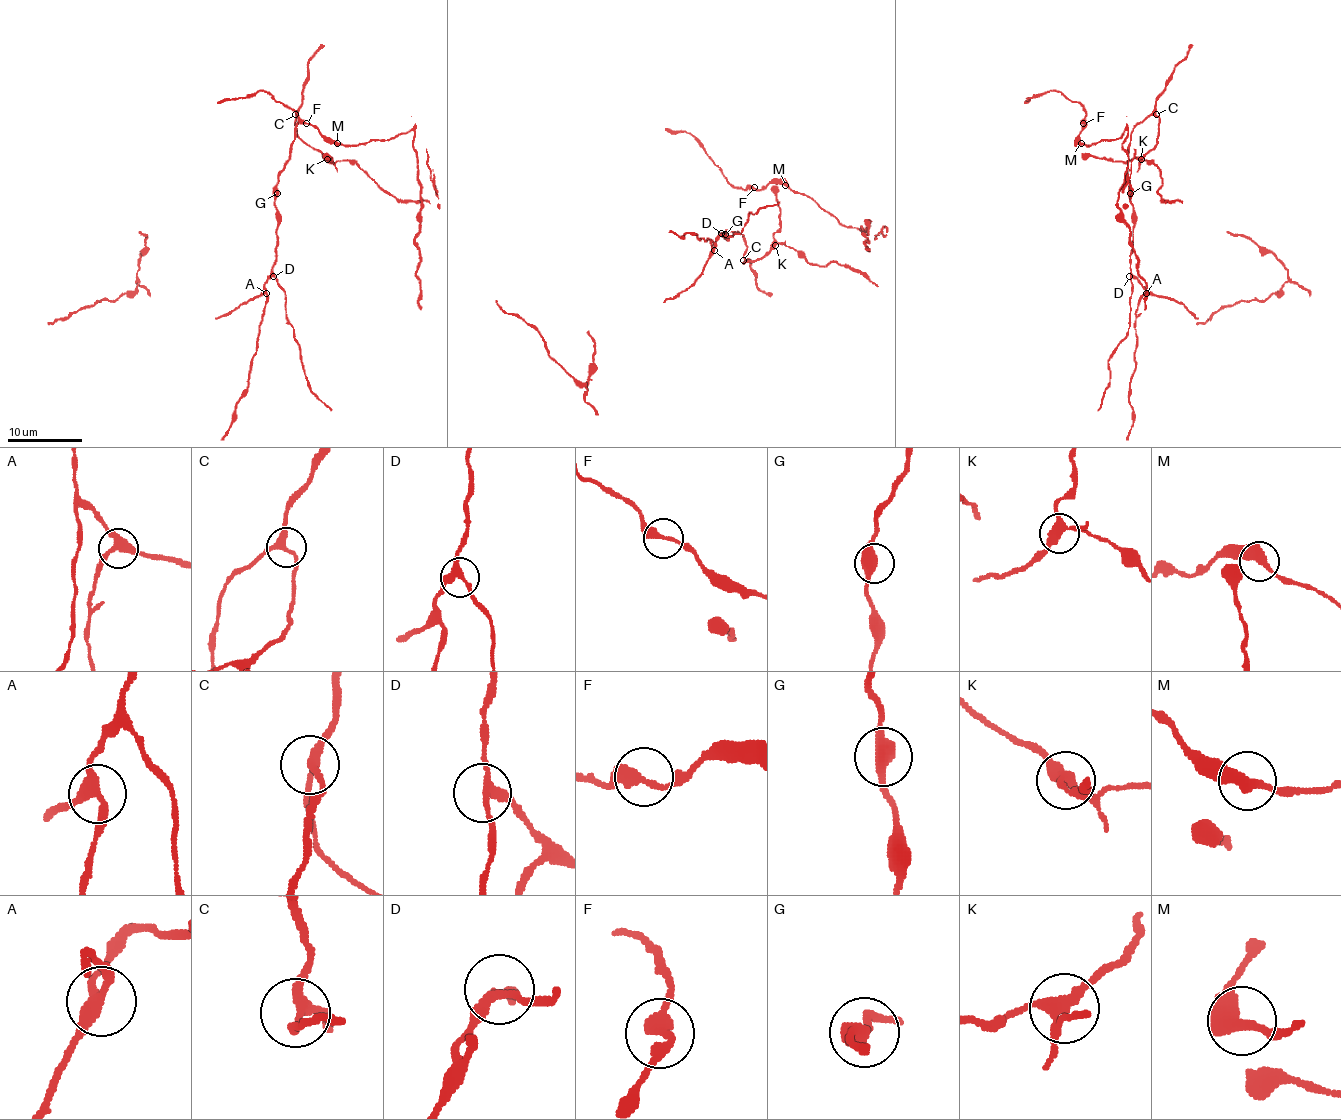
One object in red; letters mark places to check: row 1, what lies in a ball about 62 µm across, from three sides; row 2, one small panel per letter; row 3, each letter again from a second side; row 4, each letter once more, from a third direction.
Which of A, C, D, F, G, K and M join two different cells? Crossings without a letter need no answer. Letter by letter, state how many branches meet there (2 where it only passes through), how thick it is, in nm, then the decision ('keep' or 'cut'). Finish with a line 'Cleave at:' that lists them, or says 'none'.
A: branches 3; calibre 320 nm; keep
C: branches 3; calibre 240 nm; keep
D: branches 3; calibre 240 nm; keep
F: branches 2; calibre 320 nm; keep
G: branches 2; calibre 440 nm; keep
K: branches 3; calibre 320 nm; keep
M: branches 2; calibre 440 nm; keep
Cleave at: none

